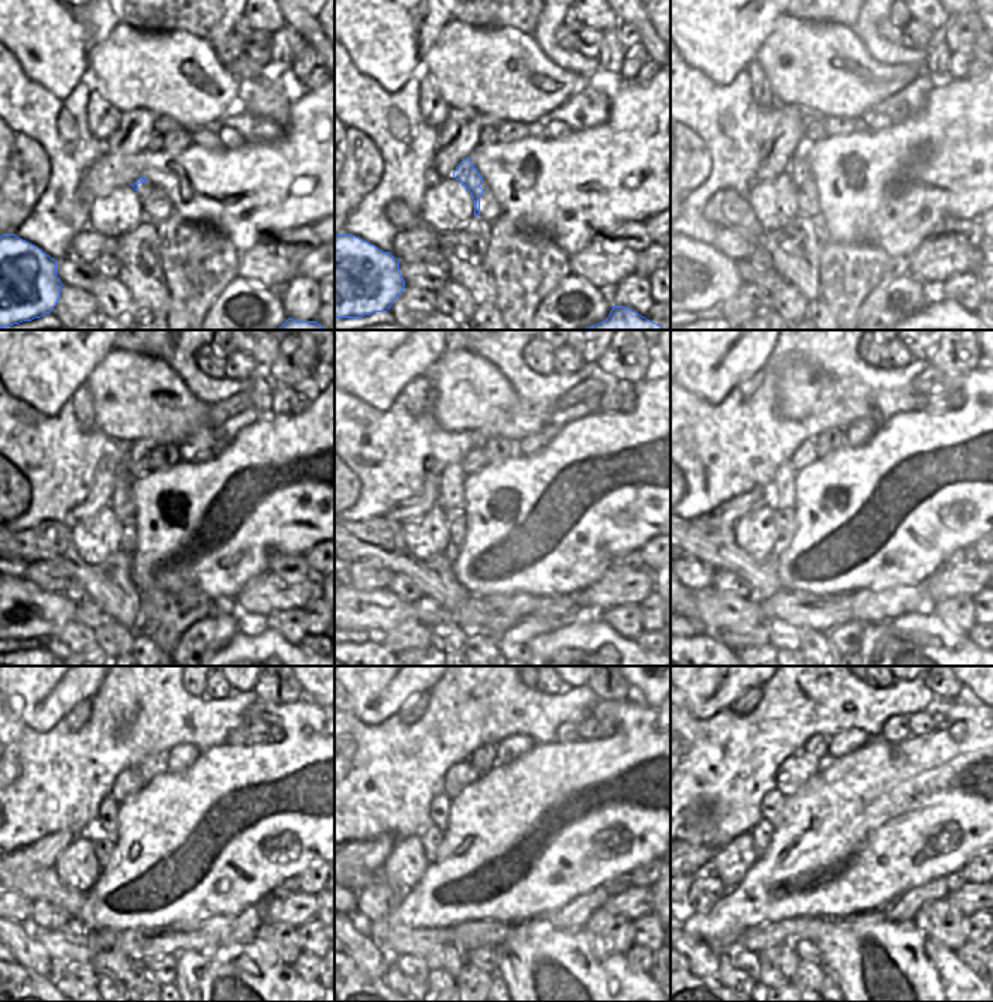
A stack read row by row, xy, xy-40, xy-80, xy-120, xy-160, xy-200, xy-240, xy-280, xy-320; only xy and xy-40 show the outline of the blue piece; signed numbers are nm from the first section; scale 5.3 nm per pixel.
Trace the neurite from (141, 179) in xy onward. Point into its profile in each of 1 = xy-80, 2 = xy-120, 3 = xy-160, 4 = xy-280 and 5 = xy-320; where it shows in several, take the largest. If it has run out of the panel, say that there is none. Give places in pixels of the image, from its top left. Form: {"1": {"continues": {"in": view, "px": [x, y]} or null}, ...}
{"1": {"continues": {"in": "xy-80", "px": [798, 170]}}, "2": {"continues": {"in": "xy-120", "px": [122, 504]}}, "3": {"continues": {"in": "xy-160", "px": [450, 497]}}, "4": {"continues": {"in": "xy-280", "px": [440, 807]}}, "5": {"continues": {"in": "xy-320", "px": [771, 806]}}}

